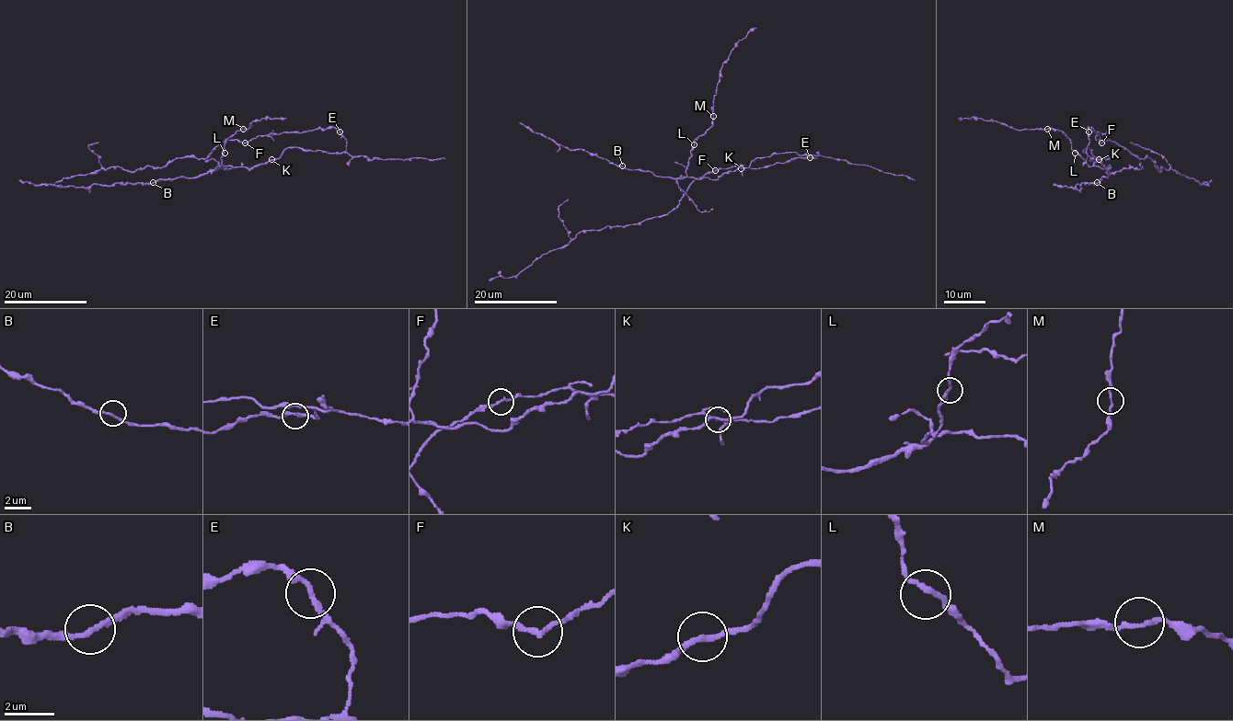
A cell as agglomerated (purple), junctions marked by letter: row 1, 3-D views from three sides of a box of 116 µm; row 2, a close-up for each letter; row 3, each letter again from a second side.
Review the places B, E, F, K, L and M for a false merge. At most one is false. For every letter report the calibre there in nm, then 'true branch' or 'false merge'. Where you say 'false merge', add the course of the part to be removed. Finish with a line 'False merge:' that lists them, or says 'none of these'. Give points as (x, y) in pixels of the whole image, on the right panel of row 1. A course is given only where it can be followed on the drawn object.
B: 200 nm thick; true branch
E: 190 nm thick; true branch
F: 190 nm thick; true branch
K: 200 nm thick; true branch
L: 190 nm thick; true branch
M: 180 nm thick; true branch
False merge: none of these

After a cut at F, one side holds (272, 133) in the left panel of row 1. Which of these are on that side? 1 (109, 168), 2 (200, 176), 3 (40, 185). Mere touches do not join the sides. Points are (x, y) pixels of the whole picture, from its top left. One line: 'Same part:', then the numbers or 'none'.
Same part: 2

